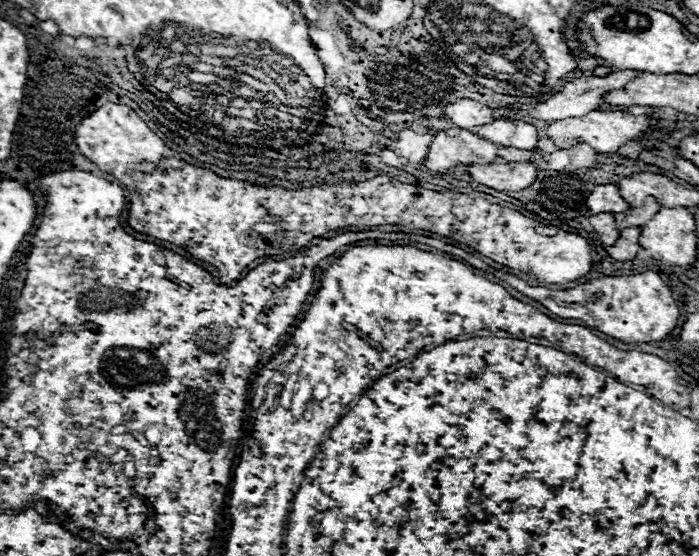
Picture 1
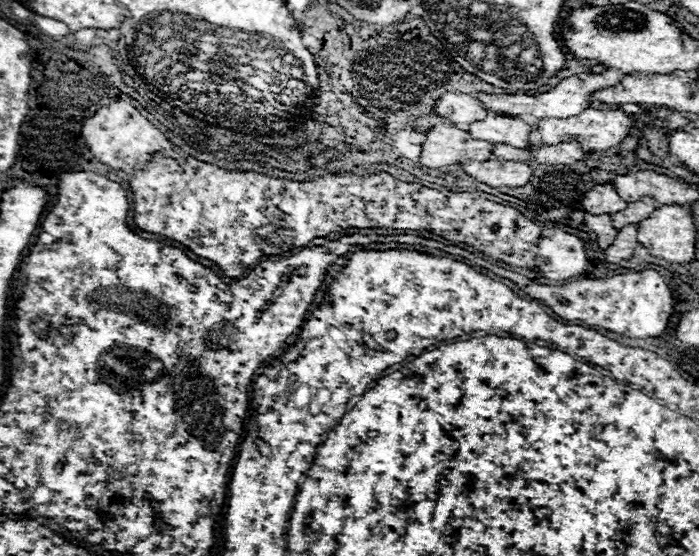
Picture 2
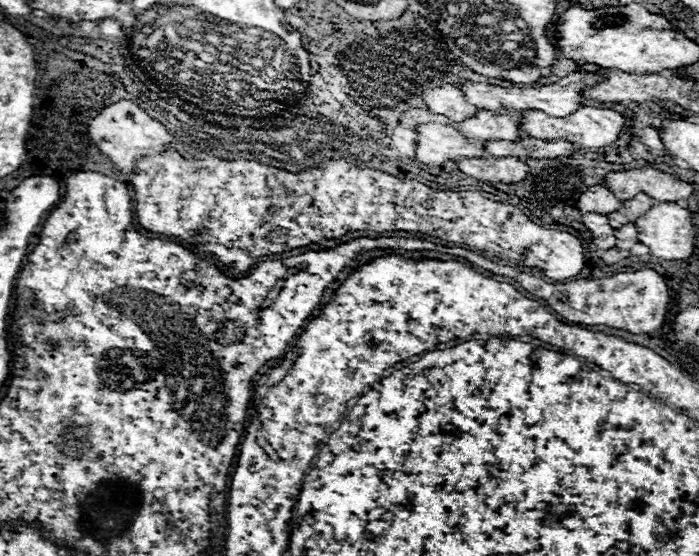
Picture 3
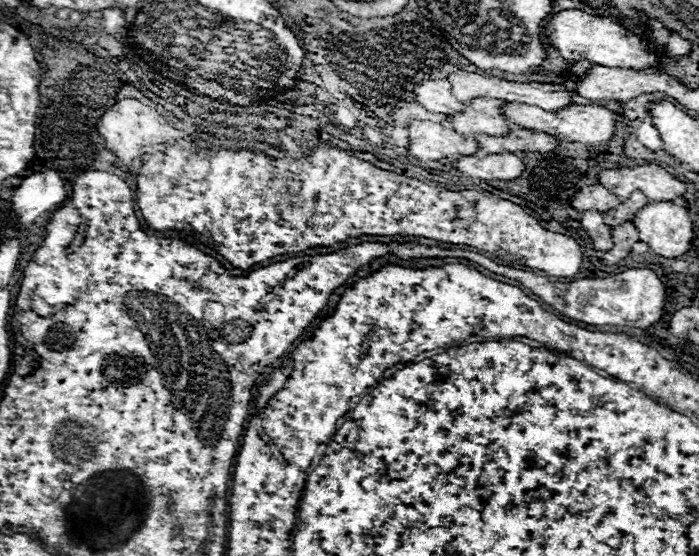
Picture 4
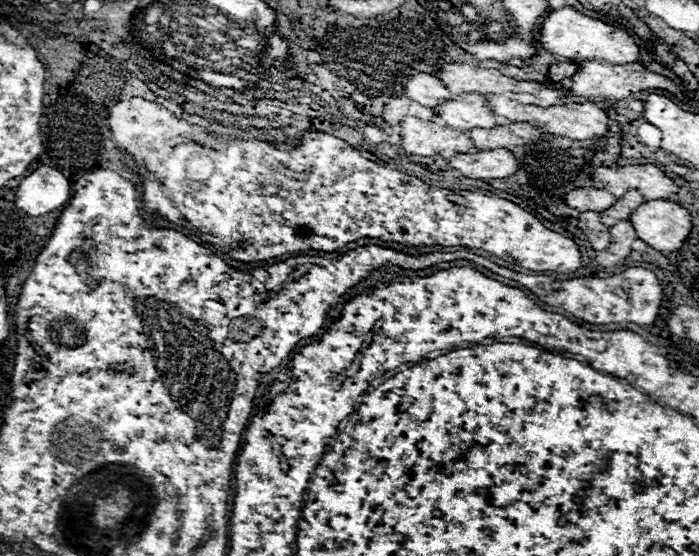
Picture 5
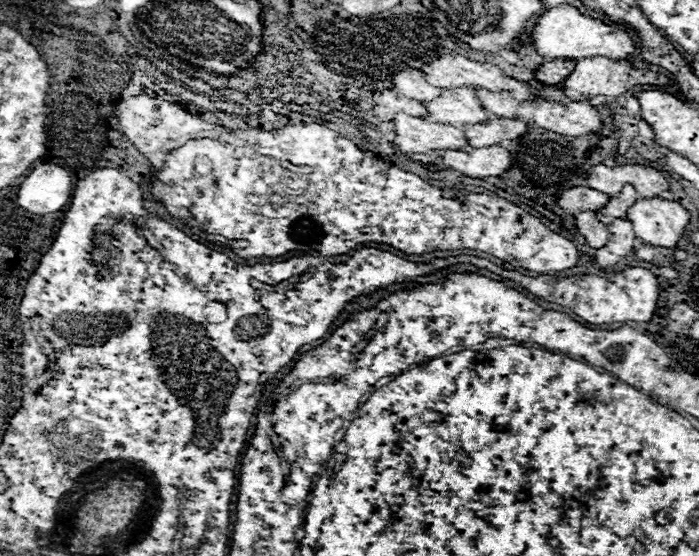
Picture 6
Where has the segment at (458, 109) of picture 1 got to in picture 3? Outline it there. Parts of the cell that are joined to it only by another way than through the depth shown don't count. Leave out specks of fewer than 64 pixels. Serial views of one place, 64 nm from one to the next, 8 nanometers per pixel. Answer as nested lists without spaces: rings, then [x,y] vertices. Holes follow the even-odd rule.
[[[448,84],[432,88],[432,90],[424,90],[422,98],[426,106],[430,108],[430,112],[442,114],[450,118],[452,122],[462,122],[466,118],[472,118],[478,112],[476,106],[464,100],[464,94],[458,88],[448,86]]]

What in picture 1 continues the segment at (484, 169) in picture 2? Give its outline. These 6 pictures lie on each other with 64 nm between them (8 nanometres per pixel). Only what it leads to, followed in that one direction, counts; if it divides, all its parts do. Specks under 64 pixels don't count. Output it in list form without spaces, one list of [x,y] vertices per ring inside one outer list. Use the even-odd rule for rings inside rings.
[[[510,162],[510,164],[486,164],[468,166],[474,182],[494,188],[498,192],[518,192],[528,188],[536,180],[536,166],[530,162]]]

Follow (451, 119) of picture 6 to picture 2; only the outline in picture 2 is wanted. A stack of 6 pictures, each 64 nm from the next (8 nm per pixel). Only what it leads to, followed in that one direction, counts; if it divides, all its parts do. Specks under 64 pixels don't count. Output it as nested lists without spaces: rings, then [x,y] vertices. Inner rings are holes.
[[[488,114],[488,118],[470,124],[468,132],[490,144],[510,144],[514,148],[528,148],[532,126],[528,126],[518,116],[498,116]]]

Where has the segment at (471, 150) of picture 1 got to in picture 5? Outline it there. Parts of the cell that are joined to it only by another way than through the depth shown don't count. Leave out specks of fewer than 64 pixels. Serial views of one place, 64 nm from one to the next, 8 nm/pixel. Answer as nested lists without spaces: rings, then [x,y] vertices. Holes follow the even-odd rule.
[[[406,116],[400,122],[404,132],[402,148],[406,154],[416,156],[444,156],[452,158],[454,154],[468,154],[474,148],[474,142],[464,132],[458,132],[450,126],[440,126],[434,122],[424,122],[420,118]]]

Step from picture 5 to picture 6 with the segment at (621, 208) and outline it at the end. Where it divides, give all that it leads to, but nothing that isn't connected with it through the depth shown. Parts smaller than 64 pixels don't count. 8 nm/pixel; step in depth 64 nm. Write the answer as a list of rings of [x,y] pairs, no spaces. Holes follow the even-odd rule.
[[[626,186],[618,196],[610,198],[610,202],[608,202],[602,210],[598,210],[596,216],[598,216],[600,222],[612,224],[616,218],[626,218],[628,208],[630,208],[636,200],[640,200],[640,194],[638,194],[632,186]]]

